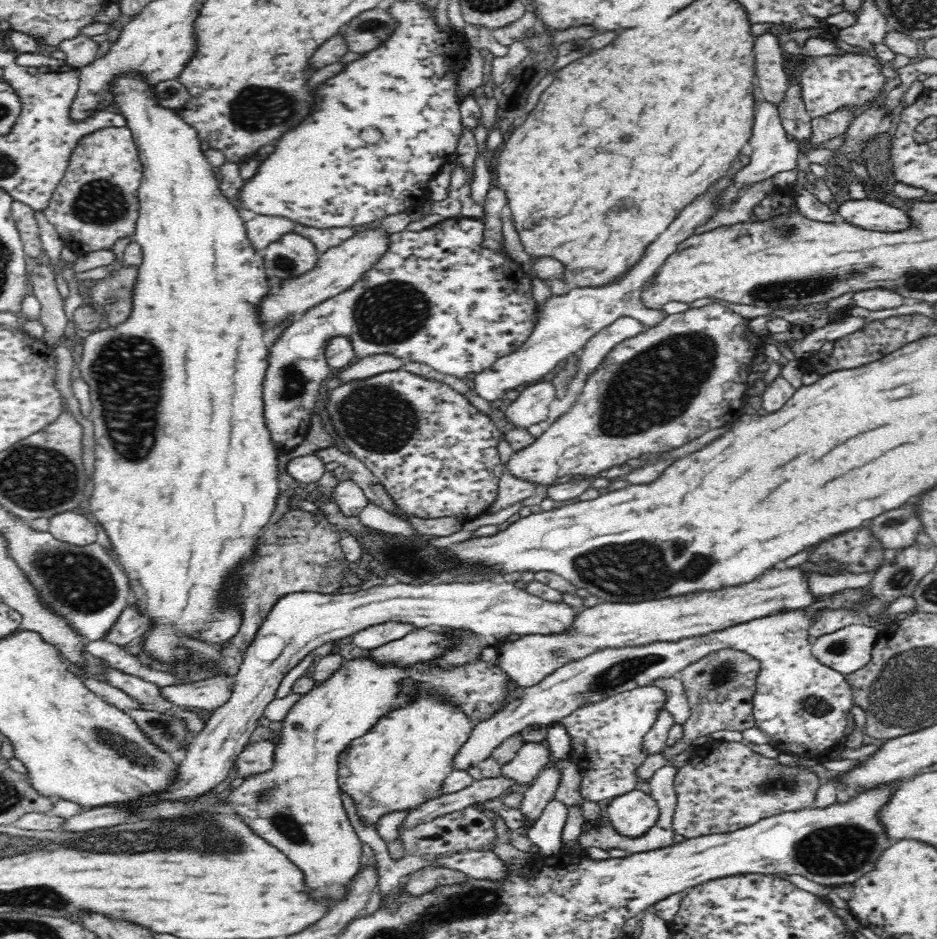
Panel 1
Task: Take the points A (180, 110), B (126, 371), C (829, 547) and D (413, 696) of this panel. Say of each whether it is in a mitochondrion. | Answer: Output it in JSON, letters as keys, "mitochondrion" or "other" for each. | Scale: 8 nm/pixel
{"A":"other","B":"mitochondrion","C":"other","D":"other"}

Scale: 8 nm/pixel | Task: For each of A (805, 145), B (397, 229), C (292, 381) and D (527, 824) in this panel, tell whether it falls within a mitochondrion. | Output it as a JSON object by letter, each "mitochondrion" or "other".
{"A":"other","B":"other","C":"mitochondrion","D":"other"}

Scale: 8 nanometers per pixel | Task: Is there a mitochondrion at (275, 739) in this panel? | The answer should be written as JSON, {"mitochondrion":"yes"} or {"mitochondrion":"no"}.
{"mitochondrion":"no"}

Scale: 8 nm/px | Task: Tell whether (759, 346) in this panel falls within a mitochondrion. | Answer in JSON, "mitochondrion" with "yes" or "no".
{"mitochondrion":"no"}

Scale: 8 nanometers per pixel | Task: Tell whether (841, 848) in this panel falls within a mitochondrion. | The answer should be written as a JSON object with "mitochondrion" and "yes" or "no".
{"mitochondrion":"yes"}

